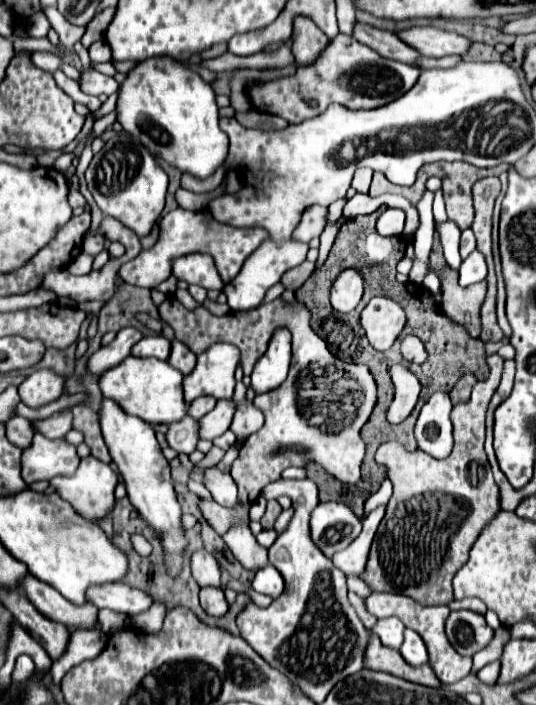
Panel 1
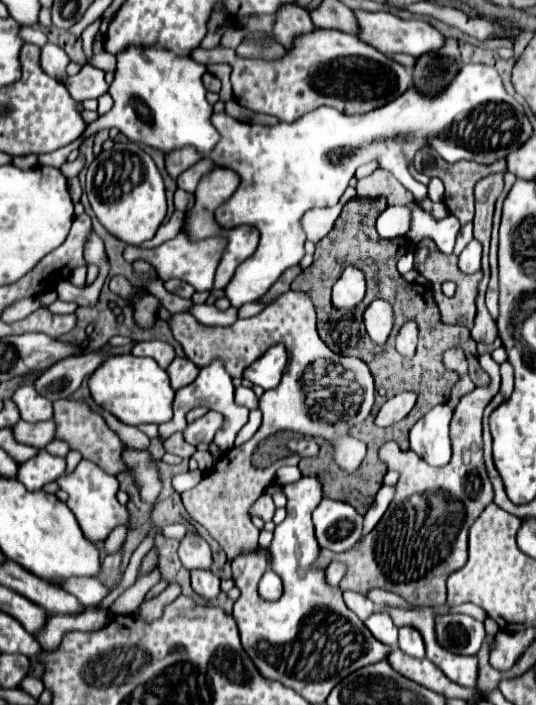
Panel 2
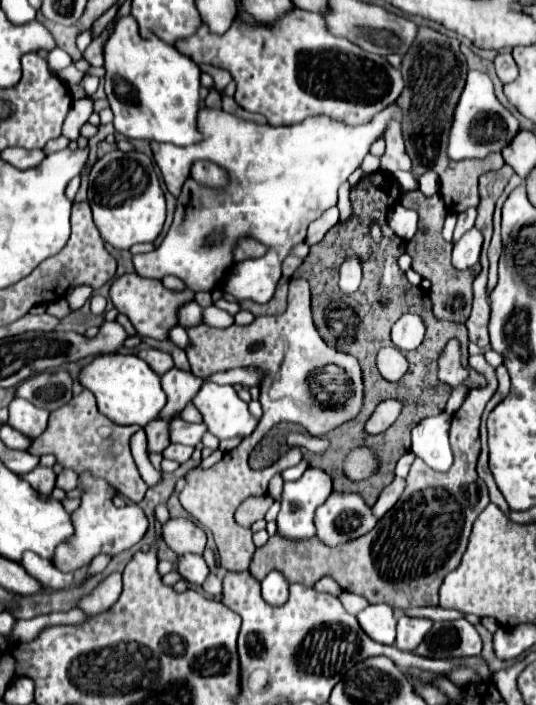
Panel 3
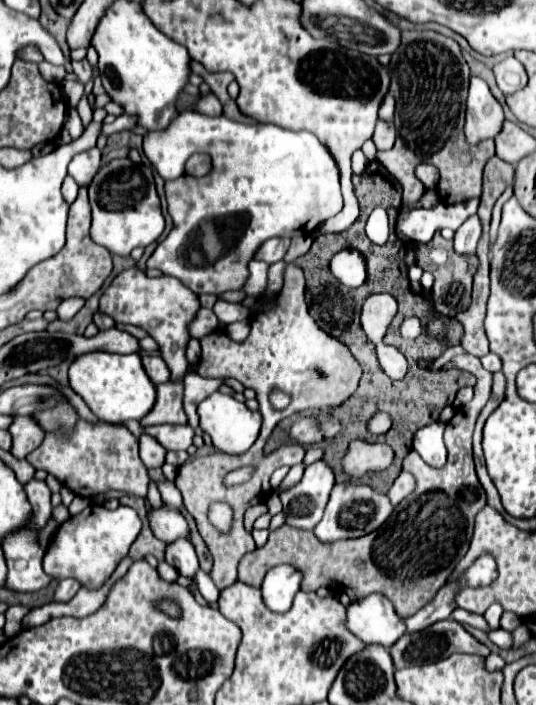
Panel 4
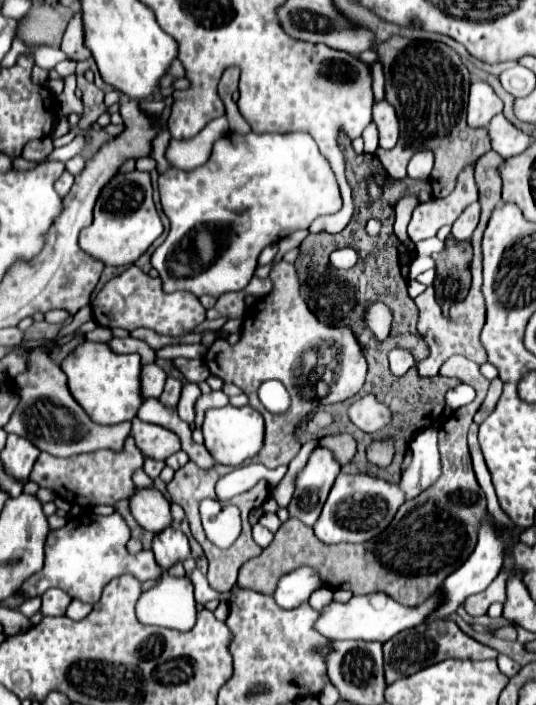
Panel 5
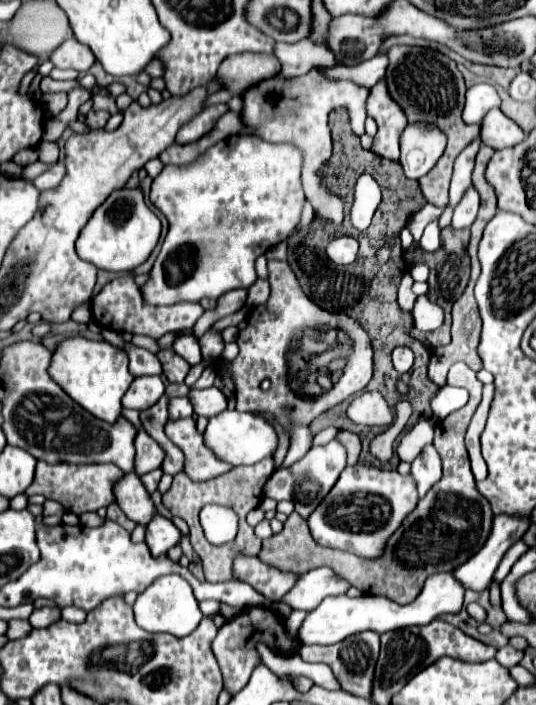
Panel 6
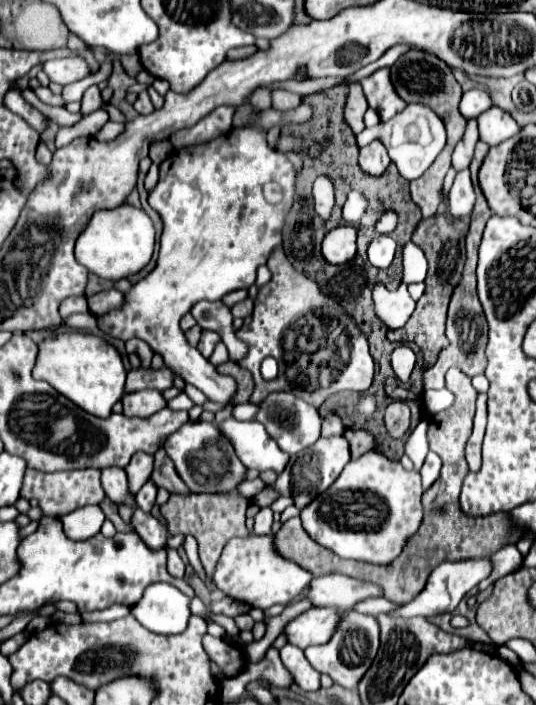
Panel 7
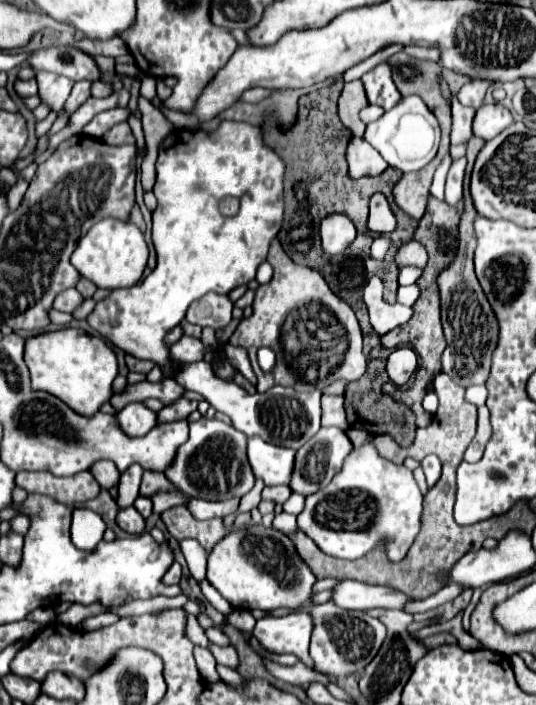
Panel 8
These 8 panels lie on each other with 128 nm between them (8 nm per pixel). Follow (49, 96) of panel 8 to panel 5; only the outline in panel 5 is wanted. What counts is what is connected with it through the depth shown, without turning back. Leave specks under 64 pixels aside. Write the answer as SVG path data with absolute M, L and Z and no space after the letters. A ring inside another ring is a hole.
M80 12L74 14L74 18L70 20L68 24L68 30L64 34L64 40L62 40L62 46L60 50L74 62L80 62L80 60L88 60L90 58L90 50L84 48L84 32L82 32L82 16Z

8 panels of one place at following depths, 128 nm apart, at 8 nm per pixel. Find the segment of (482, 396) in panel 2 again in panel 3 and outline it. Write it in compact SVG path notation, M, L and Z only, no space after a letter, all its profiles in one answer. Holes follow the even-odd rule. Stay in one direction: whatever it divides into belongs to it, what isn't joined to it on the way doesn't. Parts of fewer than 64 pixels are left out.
M478 354L478 356L470 356L468 358L468 364L470 364L470 368L474 368L476 372L482 372L482 376L486 378L486 388L476 388L476 390L470 390L468 392L468 396L466 396L466 400L464 400L464 404L460 406L460 410L452 416L452 426L450 426L450 444L452 444L452 452L454 452L454 464L452 464L452 468L450 470L446 470L446 472L440 472L440 470L436 470L436 446L412 446L412 431L411 431L411 451L414 454L419 454L419 457L416 457L414 460L414 464L412 464L412 468L410 468L410 474L408 474L408 478L406 478L406 482L408 482L408 486L406 486L406 490L404 490L404 494L402 494L402 498L396 502L396 506L384 516L384 518L380 518L380 522L366 534L366 536L360 536L360 538L356 538L356 540L350 540L348 544L340 544L340 546L336 546L336 548L328 548L328 546L324 546L316 536L312 538L312 540L288 540L288 538L284 538L284 536L280 536L280 534L274 534L274 536L270 536L270 540L266 542L266 546L262 546L262 548L256 548L256 552L254 552L254 556L252 556L252 562L250 562L250 568L248 568L248 572L256 578L256 580L264 580L264 576L270 572L270 570L280 570L280 572L284 572L286 574L286 578L290 580L290 582L298 582L298 584L304 584L304 586L314 586L320 578L324 578L324 576L332 576L338 584L340 584L340 588L342 590L348 590L348 592L354 592L354 594L360 594L360 596L364 596L370 604L376 604L376 602L384 602L384 604L388 604L388 606L392 606L392 608L412 608L412 606L438 606L438 590L440 590L440 584L442 584L442 580L444 580L444 576L448 574L448 572L452 572L458 564L460 564L460 558L462 558L462 554L466 552L466 546L468 546L468 536L470 536L470 530L472 530L472 524L474 524L474 520L476 520L476 516L486 508L486 504L490 502L490 498L488 498L488 488L486 488L486 484L484 484L484 480L480 480L478 478L478 474L476 474L476 460L478 460L478 454L480 454L480 440L478 440L478 426L480 426L480 416L482 416L482 412L484 412L484 406L486 406L486 402L492 398L492 394L496 392L496 386L498 386L498 382L496 382L496 372L494 372L494 368L484 360L484 356L482 354Z

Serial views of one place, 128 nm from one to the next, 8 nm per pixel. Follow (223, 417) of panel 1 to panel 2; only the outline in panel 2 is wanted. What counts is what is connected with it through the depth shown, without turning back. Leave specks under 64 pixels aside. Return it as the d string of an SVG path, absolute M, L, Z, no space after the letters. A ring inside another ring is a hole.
M208 412L204 418L198 418L196 422L188 424L184 428L184 440L188 440L188 444L196 446L200 442L212 442L216 430L222 426L222 416L218 412Z

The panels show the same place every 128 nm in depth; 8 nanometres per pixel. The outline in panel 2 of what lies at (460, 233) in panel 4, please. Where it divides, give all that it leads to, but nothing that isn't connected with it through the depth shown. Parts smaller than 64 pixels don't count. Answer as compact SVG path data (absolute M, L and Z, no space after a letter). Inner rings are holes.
M472 240L472 242L462 250L462 254L458 256L458 268L460 268L464 274L474 274L474 272L480 270L480 258L482 258L480 242L478 242L478 240Z

